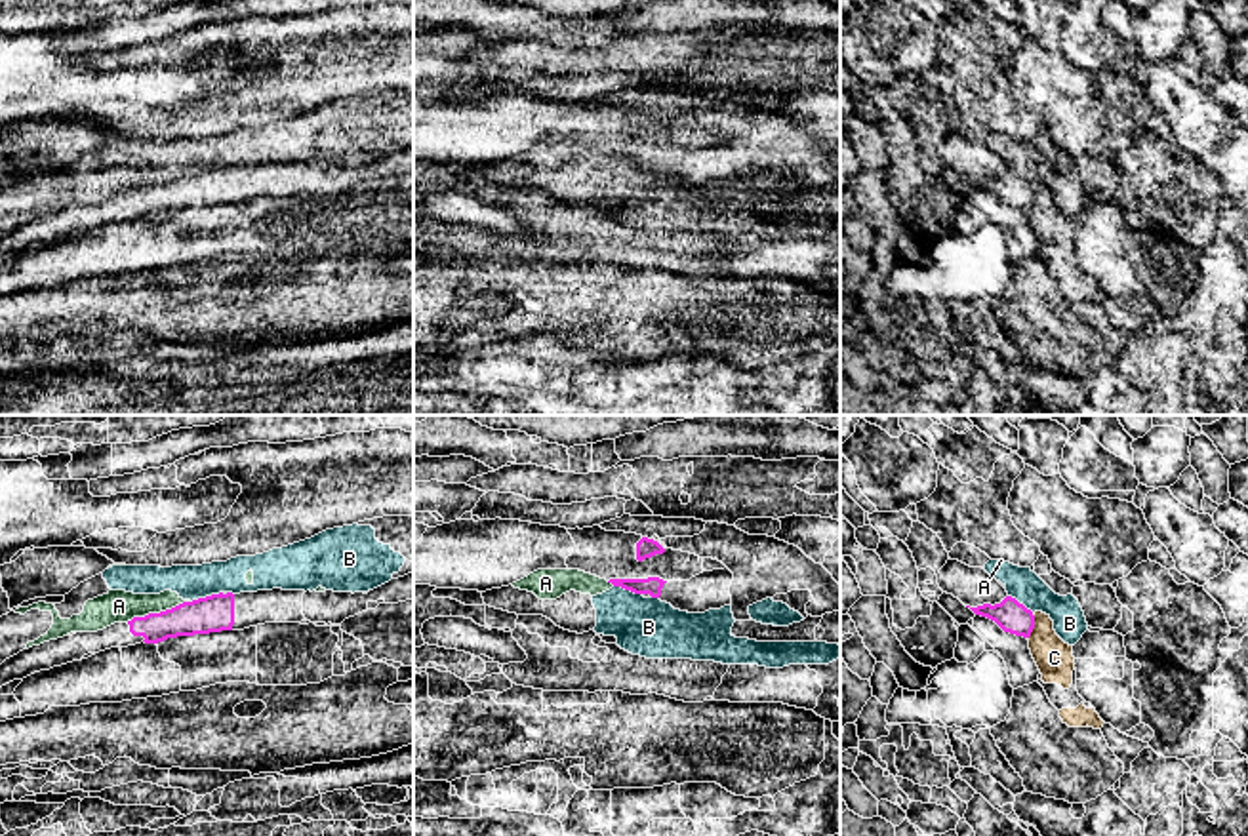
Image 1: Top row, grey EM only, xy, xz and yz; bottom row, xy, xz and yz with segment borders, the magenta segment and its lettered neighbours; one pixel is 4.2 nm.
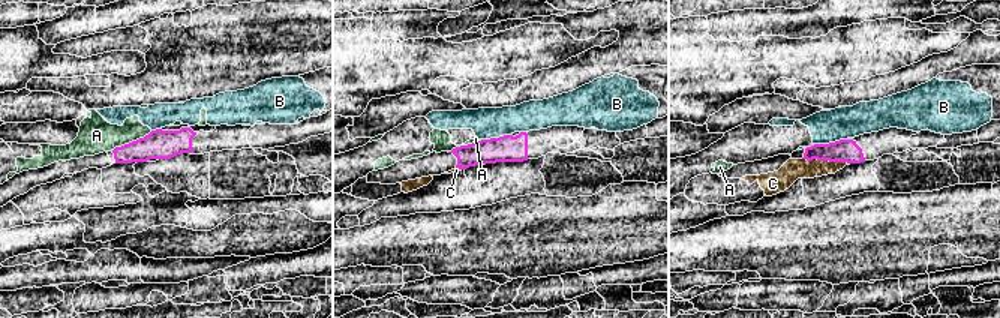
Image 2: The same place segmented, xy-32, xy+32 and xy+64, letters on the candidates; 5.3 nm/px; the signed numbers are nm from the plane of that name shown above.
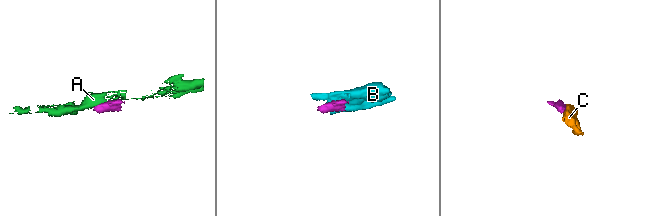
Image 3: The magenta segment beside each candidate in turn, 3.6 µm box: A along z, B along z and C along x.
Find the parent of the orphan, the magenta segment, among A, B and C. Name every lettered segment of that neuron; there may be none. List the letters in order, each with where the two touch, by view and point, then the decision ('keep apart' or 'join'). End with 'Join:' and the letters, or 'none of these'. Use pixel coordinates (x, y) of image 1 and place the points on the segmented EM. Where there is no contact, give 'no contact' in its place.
A: contact xy (157, 614); keep apart
B: contact xy (206, 597); keep apart
C: contact yz (1033, 627); keep apart
Join: none of these

